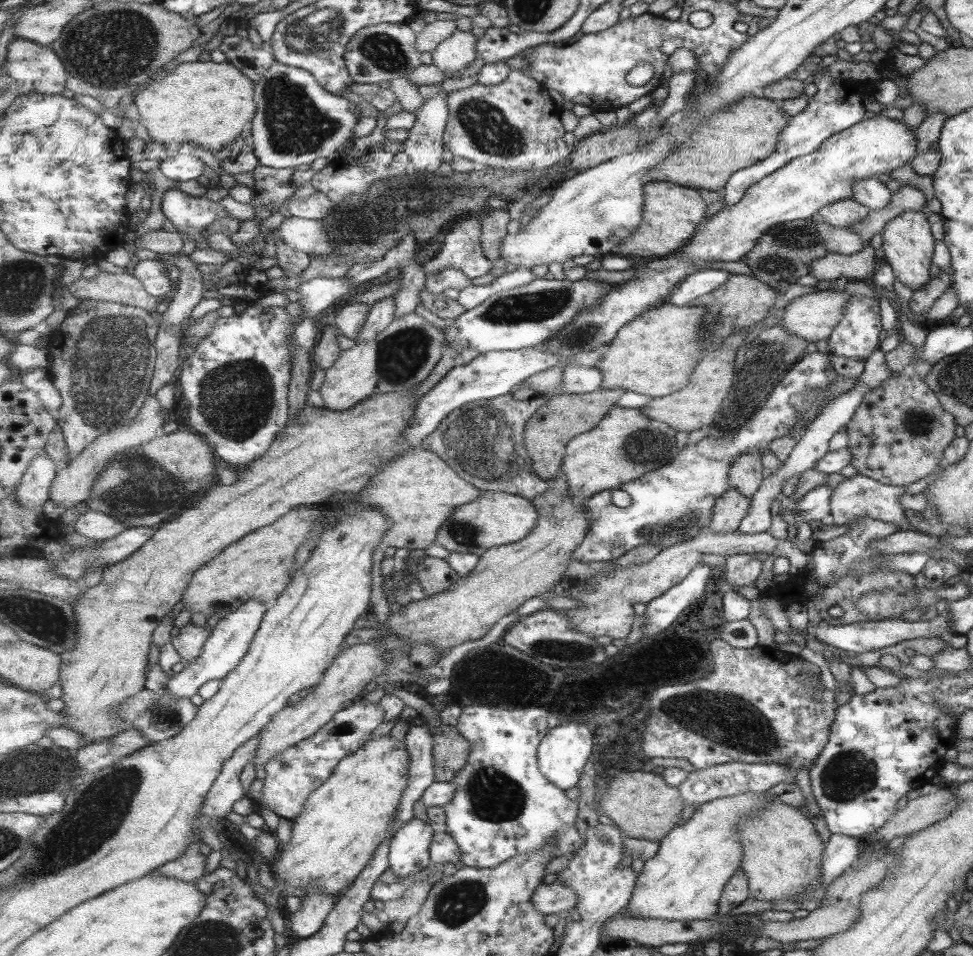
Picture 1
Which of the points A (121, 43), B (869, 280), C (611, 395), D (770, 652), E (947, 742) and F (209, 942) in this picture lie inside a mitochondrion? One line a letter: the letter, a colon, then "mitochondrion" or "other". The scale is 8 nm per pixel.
A: mitochondrion
B: other
C: other
D: other
E: other
F: mitochondrion

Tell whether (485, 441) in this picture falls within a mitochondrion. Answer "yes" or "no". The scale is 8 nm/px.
yes

